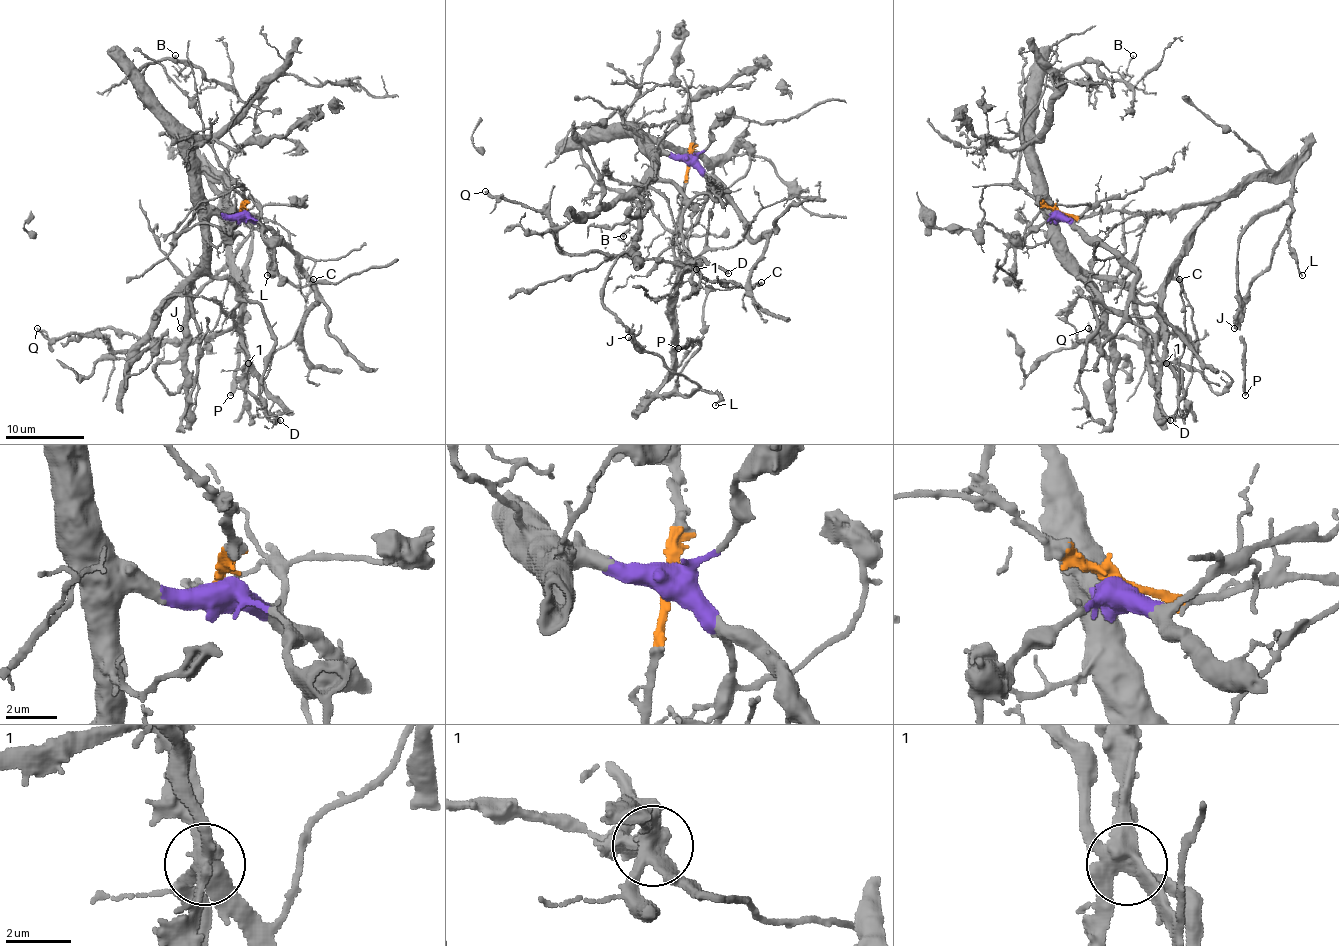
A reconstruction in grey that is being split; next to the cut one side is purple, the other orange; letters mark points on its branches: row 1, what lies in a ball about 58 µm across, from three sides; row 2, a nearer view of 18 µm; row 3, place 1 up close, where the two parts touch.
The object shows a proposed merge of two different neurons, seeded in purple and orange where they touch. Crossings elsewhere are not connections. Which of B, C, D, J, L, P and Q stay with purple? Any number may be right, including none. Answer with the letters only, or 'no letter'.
B

